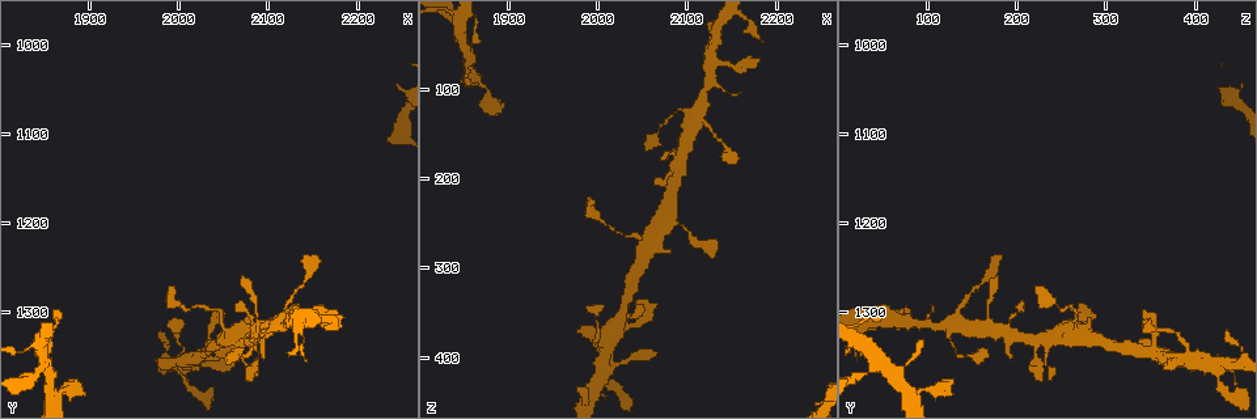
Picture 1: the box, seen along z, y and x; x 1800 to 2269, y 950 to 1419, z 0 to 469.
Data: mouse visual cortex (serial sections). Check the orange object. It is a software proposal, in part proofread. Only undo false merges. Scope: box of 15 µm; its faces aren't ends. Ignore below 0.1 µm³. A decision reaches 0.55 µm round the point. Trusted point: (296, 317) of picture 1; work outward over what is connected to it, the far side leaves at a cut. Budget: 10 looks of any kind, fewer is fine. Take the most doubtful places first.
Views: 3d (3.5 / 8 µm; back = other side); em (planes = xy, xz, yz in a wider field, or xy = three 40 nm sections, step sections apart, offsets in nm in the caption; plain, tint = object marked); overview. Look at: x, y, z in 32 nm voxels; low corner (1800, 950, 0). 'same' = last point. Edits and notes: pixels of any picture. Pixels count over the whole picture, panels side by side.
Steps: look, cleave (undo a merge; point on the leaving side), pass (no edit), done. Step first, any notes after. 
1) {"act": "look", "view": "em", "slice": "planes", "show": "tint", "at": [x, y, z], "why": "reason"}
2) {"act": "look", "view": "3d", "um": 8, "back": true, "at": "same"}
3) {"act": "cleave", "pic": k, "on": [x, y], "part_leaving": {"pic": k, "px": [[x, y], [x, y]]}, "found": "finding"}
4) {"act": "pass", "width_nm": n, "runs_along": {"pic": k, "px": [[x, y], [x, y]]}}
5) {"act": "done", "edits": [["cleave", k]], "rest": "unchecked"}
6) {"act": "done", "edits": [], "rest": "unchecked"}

{"act": "look", "view": "3d", "um": 3.5, "at": [2090, 1330, 125], "why": "sudden change in width"}

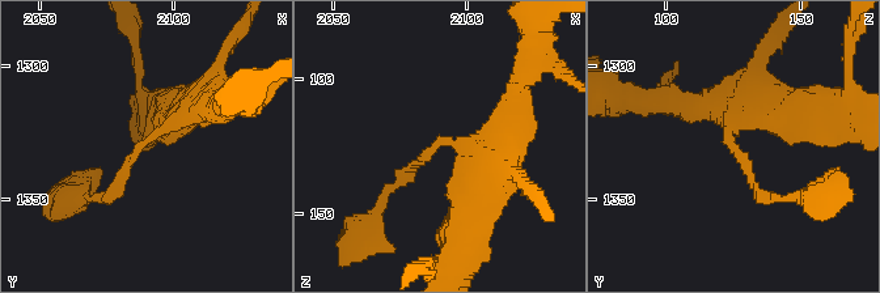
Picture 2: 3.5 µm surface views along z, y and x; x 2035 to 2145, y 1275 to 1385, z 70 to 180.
{"act": "look", "view": "em", "slice": "xy", "step": 5, "show": "tint", "at": [2089, 1329, 124], "arm_widths_nm": [150, 450], "why": "shape alone is not enough"}

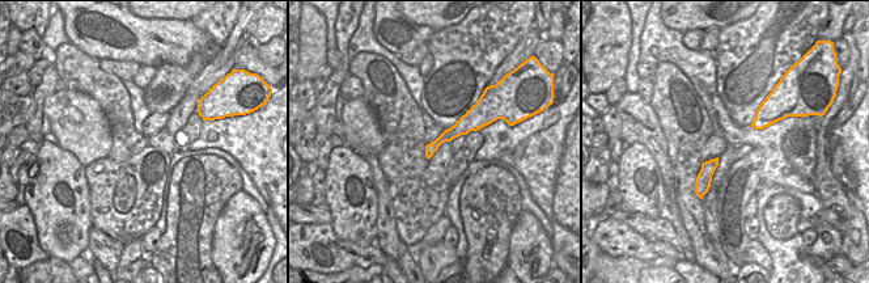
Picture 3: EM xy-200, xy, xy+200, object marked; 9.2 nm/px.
{"act": "pass", "runs_along": {"pic": 3, "px": [[483, 118], [469, 121], [428, 152]]}, "found": "continuous, no second cell"}

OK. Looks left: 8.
{"act": "look", "view": "3d", "um": 3.5, "back": true, "at": [2050, 1315, 265], "why": "three-way junction"}

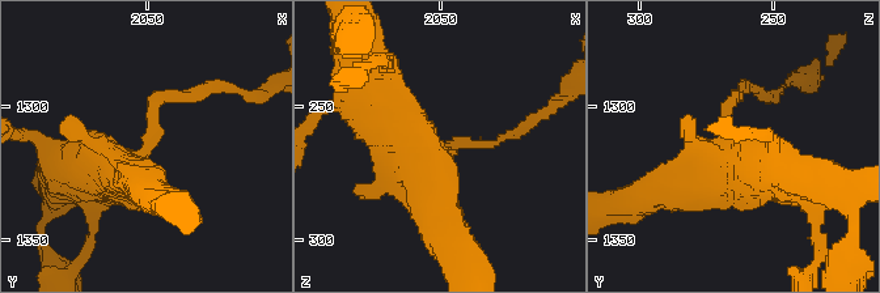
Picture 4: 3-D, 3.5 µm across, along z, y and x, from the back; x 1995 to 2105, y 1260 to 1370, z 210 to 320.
{"act": "look", "view": "em", "slice": "planes", "show": "tint", "at": [2052, 1318, 267]}

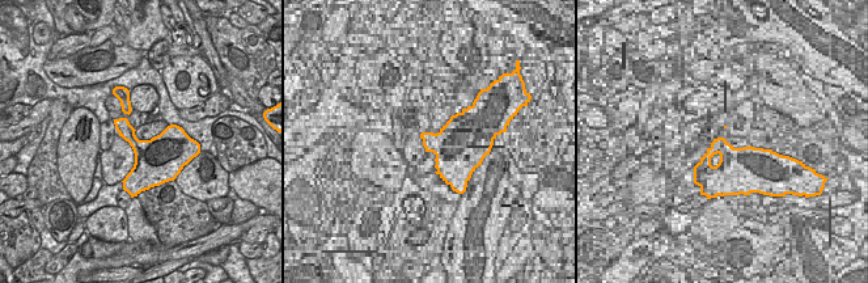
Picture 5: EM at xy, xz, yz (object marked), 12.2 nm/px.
{"act": "pass", "runs_along": {"pic": 4, "px": [[356, 94], [413, 148], [444, 232]]}, "found": "all the same cell"}

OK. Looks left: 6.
{"act": "look", "view": "3d", "um": 8, "at": [2005, 1365, 425]}

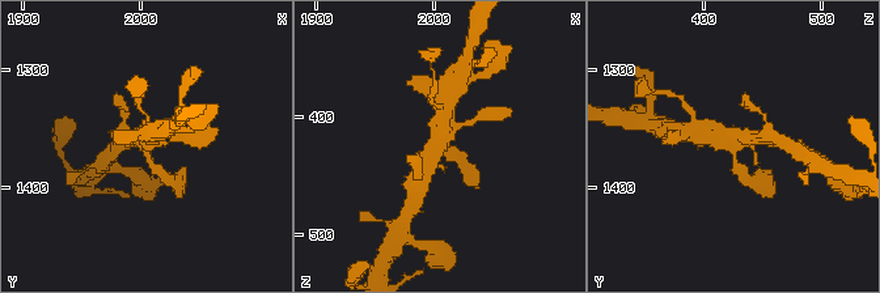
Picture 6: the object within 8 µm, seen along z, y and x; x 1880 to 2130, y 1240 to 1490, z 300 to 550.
{"act": "look", "view": "em", "slice": "xy", "step": 2, "show": "tint", "at": [2004, 1368, 422], "arms": 4, "arm_widths_nm": [150, 200, 450, 500]}

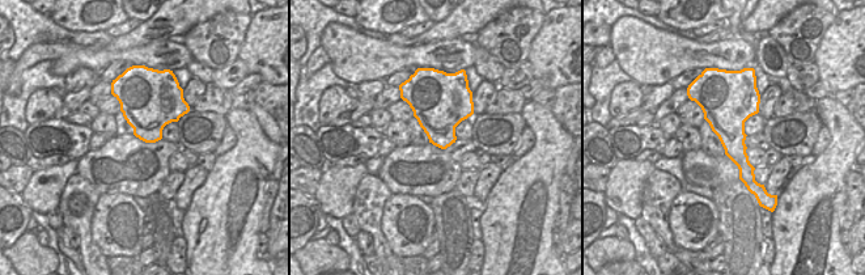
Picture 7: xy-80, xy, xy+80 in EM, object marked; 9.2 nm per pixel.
{"act": "pass", "width_nm": 420, "runs_along": {"pic": 6, "px": [[444, 106], [441, 139], [426, 175]]}, "found": "continuous, no second cell"}

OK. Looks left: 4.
{"act": "look", "view": "3d", "um": 3.5, "at": [2005, 1295, 245], "why": "thick turns thin"}

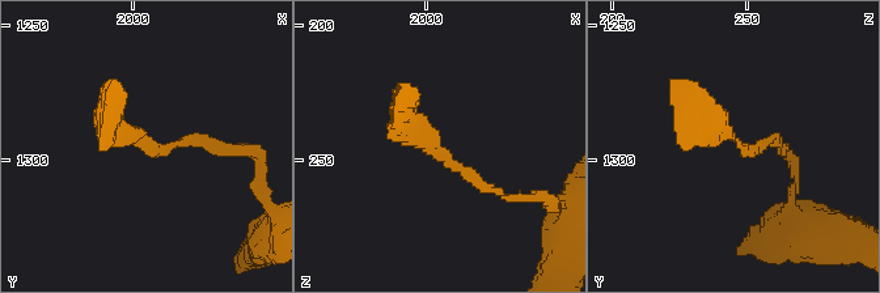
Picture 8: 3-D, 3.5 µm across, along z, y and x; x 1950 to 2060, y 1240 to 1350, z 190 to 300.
{"act": "look", "view": "em", "slice": "xy", "step": 1, "show": "tint", "at": [2003, 1294, 248], "why": "need the tissue"}

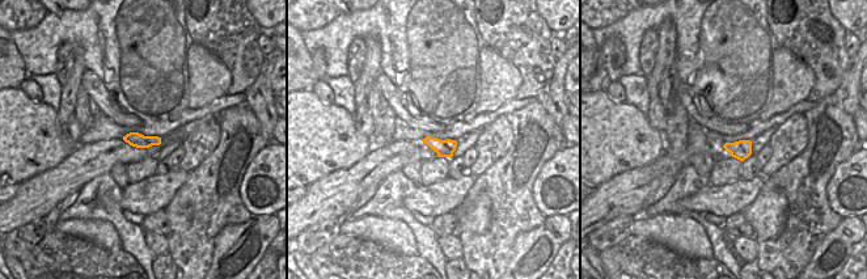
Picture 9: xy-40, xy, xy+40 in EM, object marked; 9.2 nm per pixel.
{"act": "look", "view": "em", "slice": "planes", "show": "tint", "at": "same", "why": "cut it another way"}

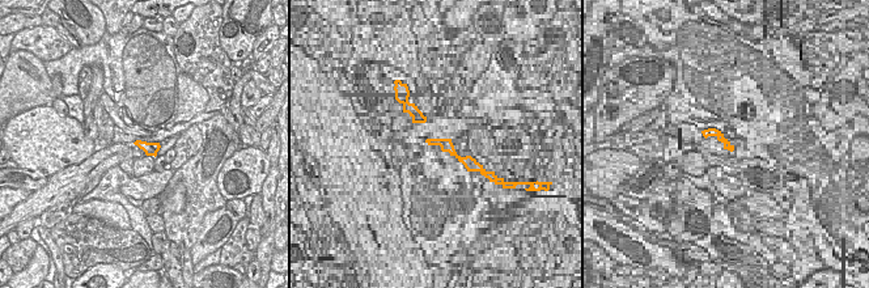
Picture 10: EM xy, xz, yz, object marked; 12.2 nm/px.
{"act": "pass", "found": "continuous, no second cell"}

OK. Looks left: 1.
{"act": "done", "edits": [], "rest": "unchecked"}

